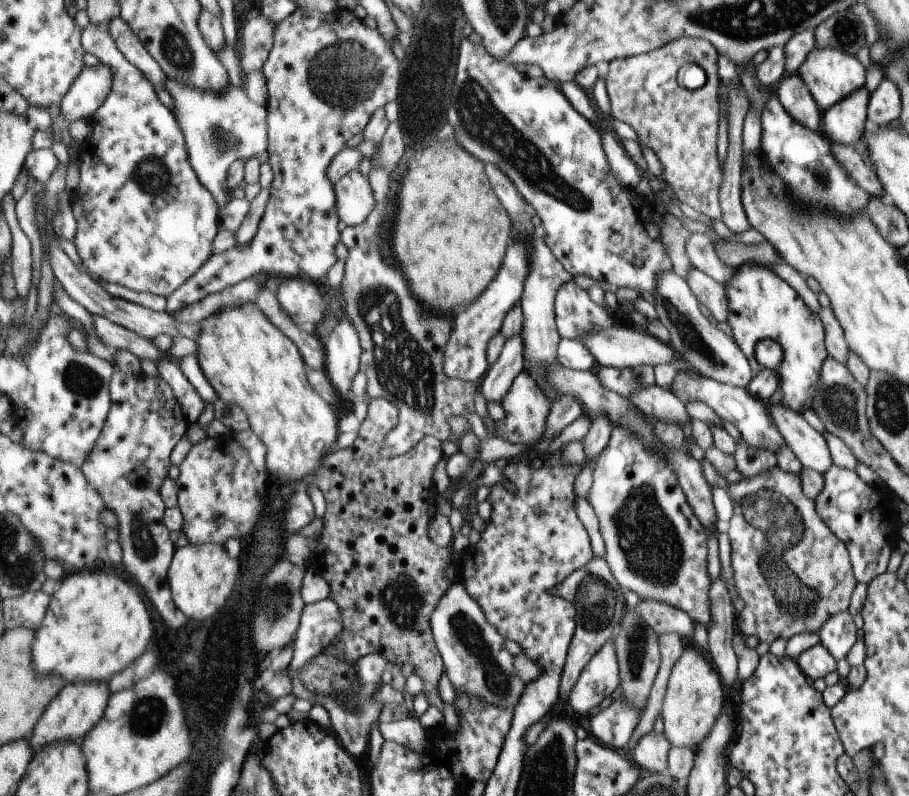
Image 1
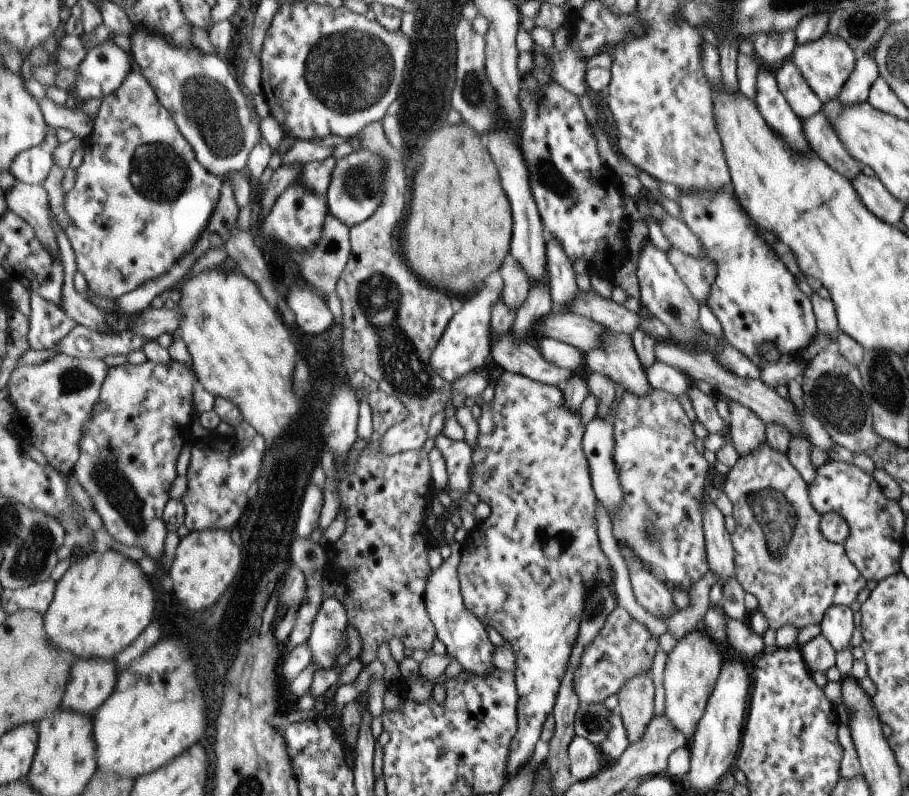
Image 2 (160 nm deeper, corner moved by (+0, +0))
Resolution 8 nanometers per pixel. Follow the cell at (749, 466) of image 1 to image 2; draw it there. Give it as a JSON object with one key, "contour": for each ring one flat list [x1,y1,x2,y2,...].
{"contour":[[729,401,727,404,730,416,730,423,727,425,730,445,741,456,765,442,764,422,753,411,738,402]]}

